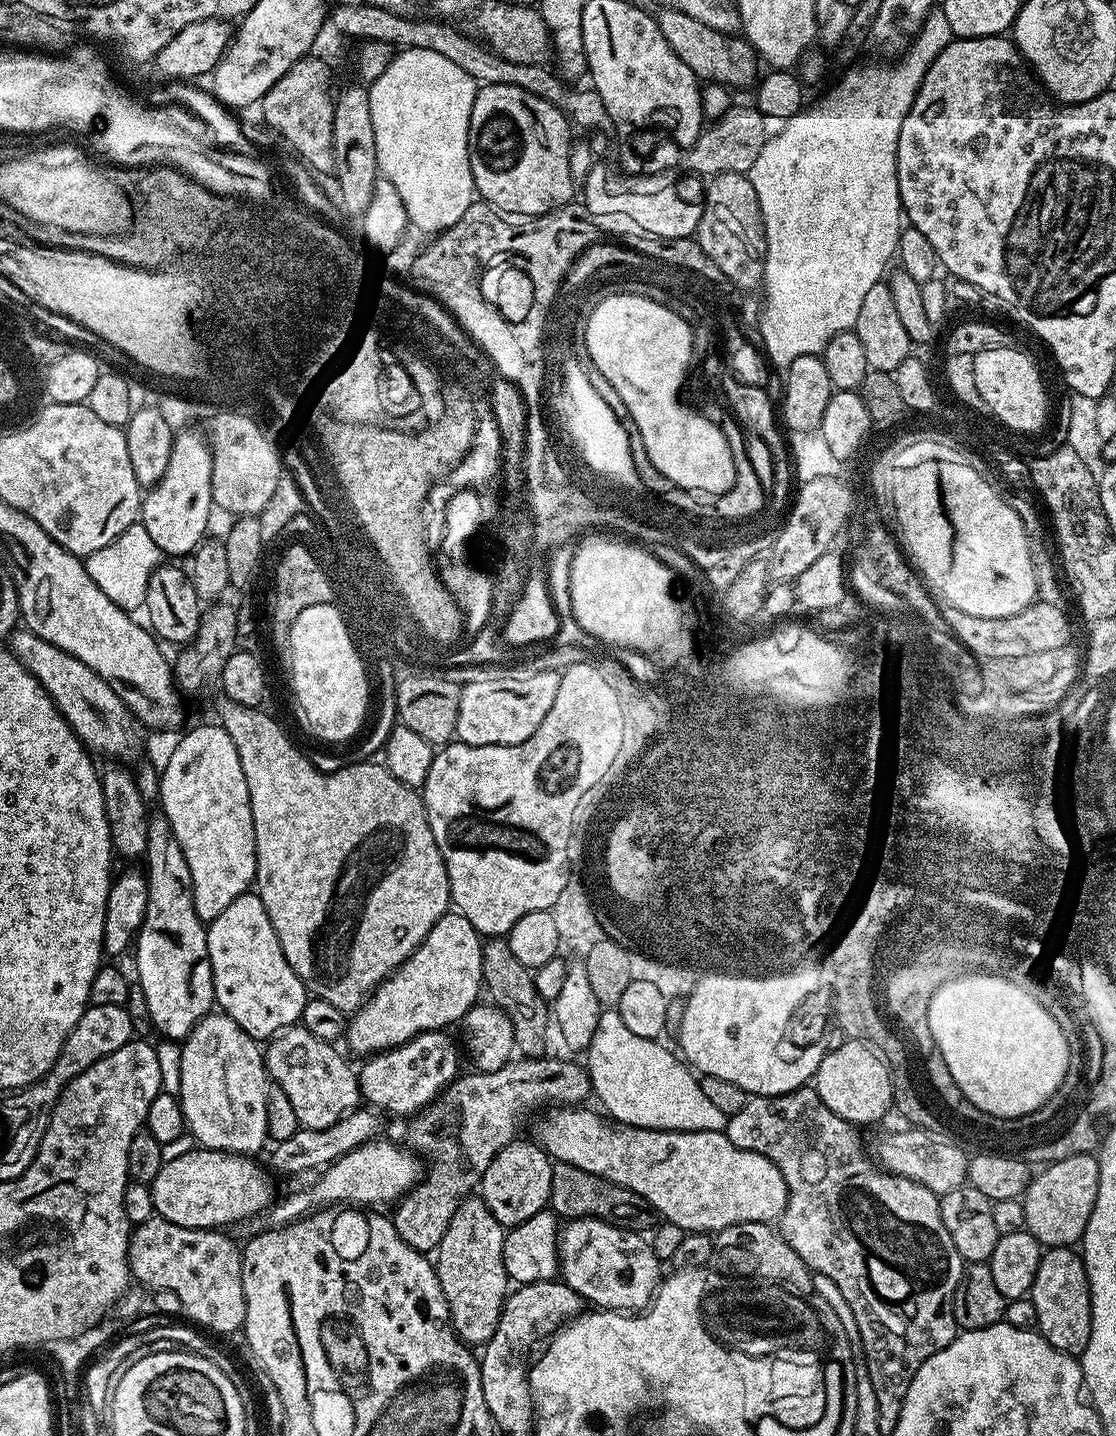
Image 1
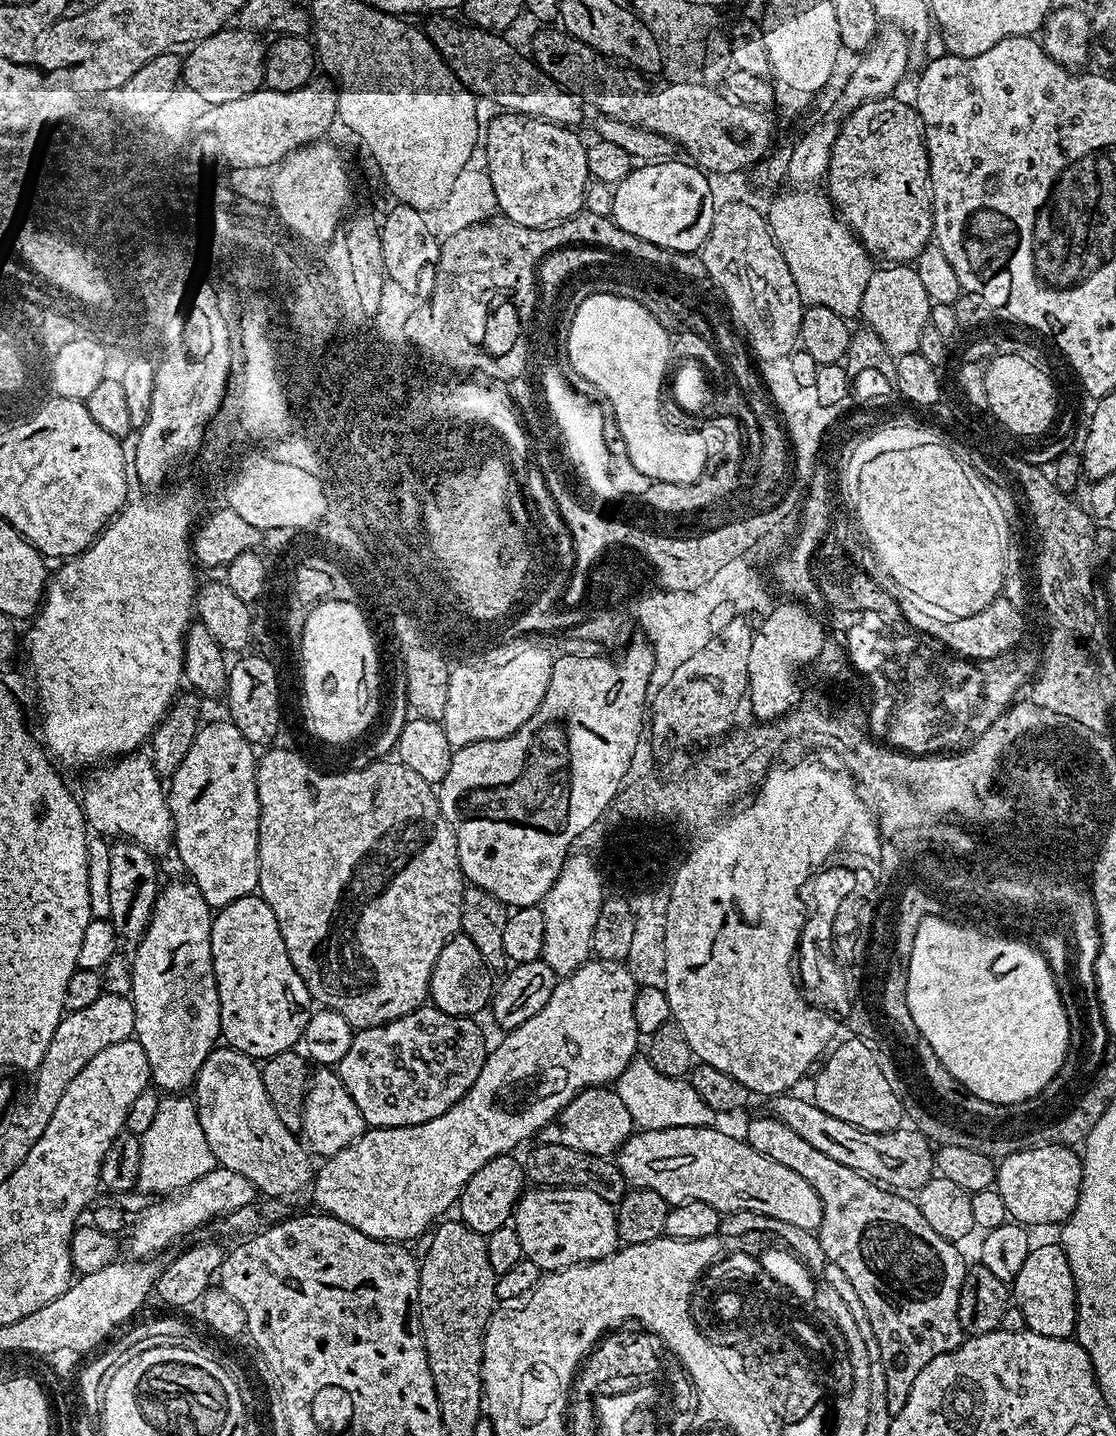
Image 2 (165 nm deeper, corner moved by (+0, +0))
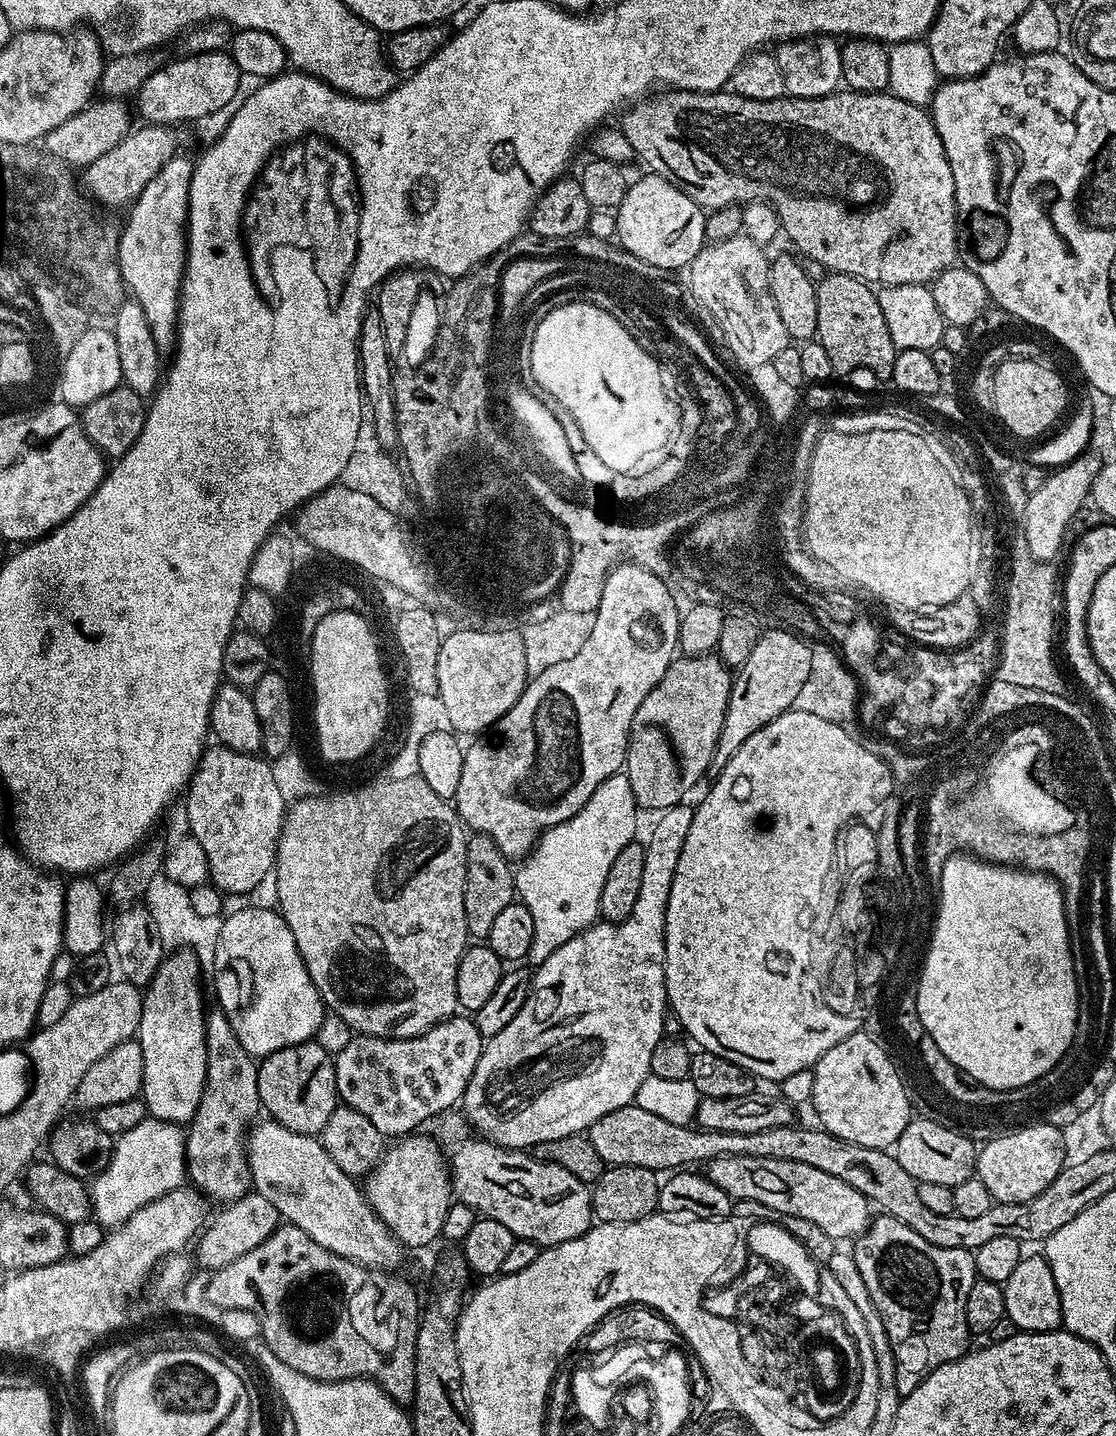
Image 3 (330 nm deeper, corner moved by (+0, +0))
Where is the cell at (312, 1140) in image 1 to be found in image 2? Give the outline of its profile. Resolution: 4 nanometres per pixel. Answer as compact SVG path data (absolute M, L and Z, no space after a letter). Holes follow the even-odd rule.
M217 1166L214 1170L210 1170L210 1174L202 1174L198 1182L190 1182L190 1186L181 1191L157 1199L148 1209L137 1215L130 1228L132 1237L129 1238L128 1244L126 1240L127 1251L129 1248L133 1252L131 1255L136 1258L155 1257L155 1252L170 1247L175 1240L182 1239L195 1228L208 1223L211 1225L228 1212L242 1210L242 1206L256 1204L257 1200L258 1193L250 1178L245 1178L243 1174L229 1168Z

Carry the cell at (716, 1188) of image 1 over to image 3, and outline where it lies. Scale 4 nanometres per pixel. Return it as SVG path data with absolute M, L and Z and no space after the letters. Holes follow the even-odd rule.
M723 1156L708 1161L706 1175L710 1182L722 1186L733 1201L762 1202L762 1206L770 1206L782 1214L806 1218L806 1222L816 1223L837 1242L860 1237L874 1219L873 1205L858 1190L854 1190L854 1186L842 1182L842 1178L834 1178L834 1174L826 1174L826 1170L806 1166L806 1162Z

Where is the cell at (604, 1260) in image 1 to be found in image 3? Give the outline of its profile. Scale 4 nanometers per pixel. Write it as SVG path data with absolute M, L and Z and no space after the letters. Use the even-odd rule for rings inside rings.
M459 1111L441 1112L430 1132L442 1142L452 1178L452 1194L481 1217L502 1222L517 1240L529 1240L541 1249L570 1242L593 1227L592 1193L570 1170L545 1164L524 1150L503 1148L470 1133Z

